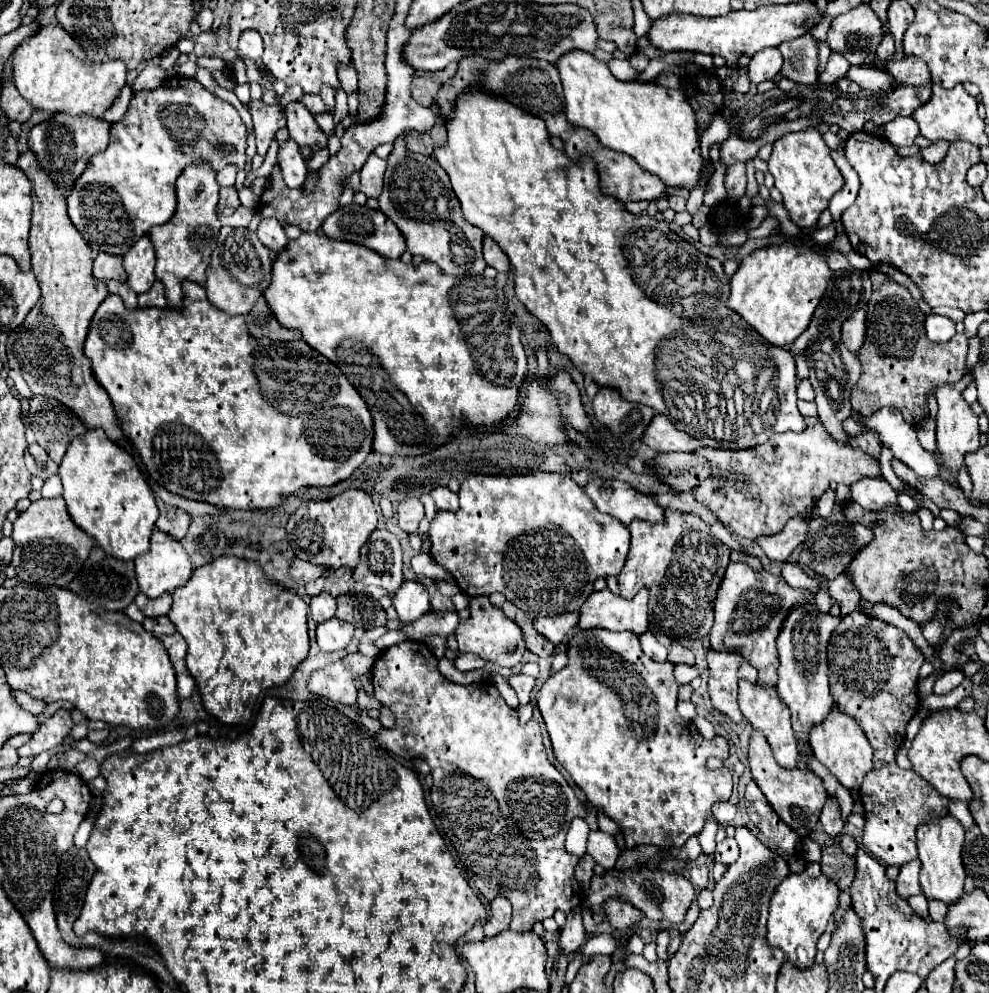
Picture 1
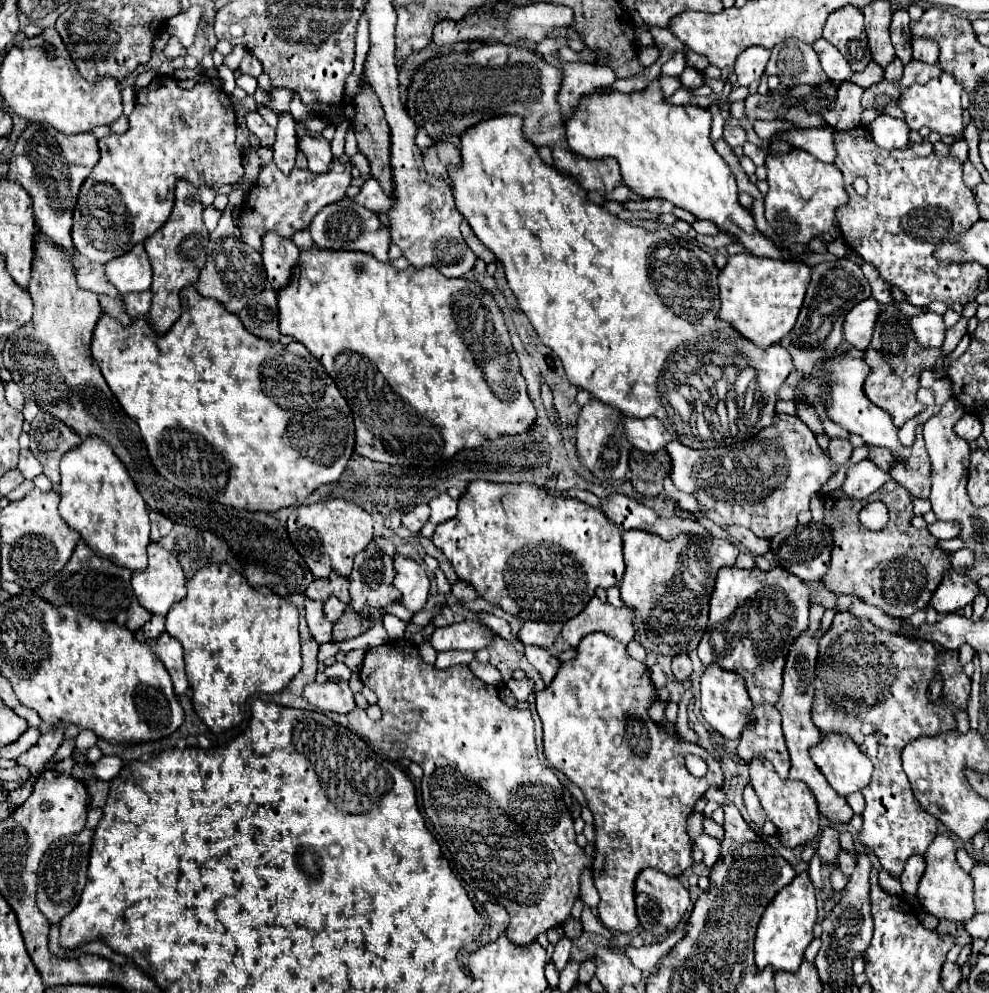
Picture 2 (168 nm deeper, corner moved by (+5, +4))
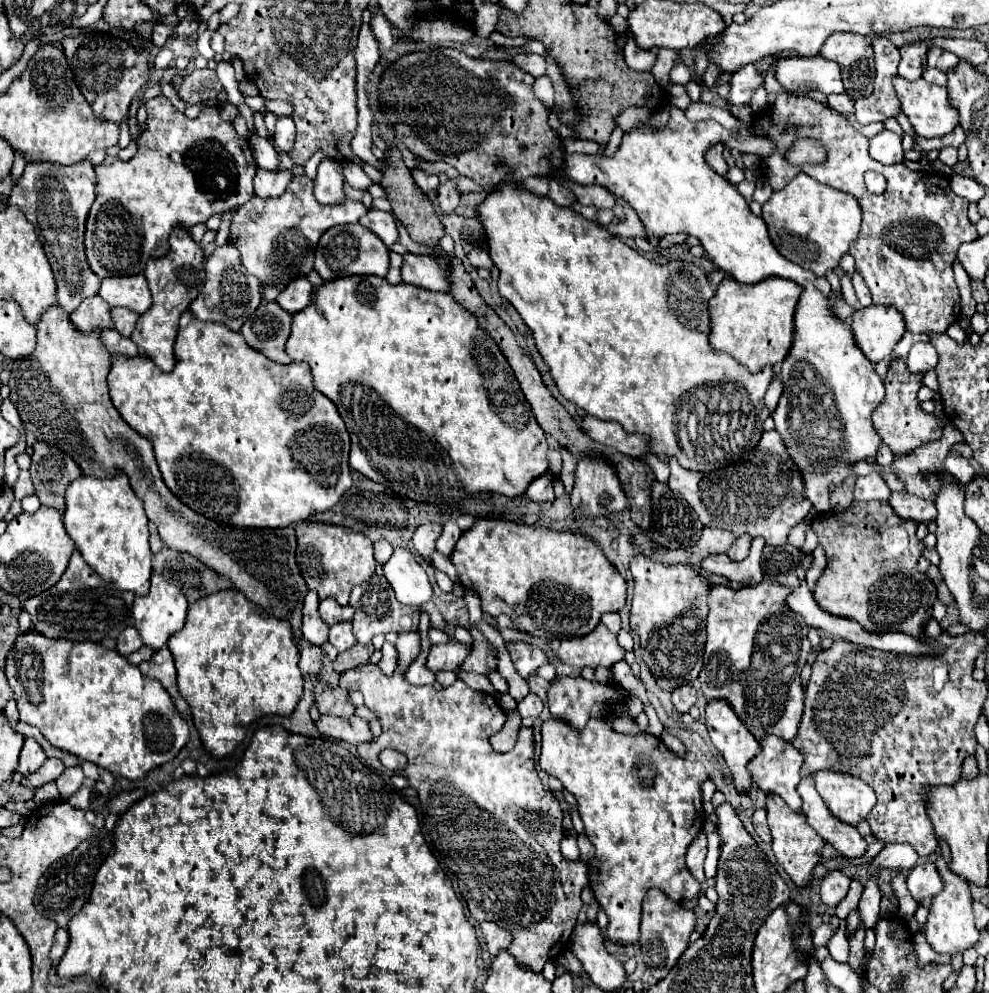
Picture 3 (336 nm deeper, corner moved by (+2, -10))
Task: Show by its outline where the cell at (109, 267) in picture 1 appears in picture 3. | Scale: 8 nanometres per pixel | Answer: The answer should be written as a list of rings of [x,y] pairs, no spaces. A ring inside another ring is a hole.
[[[92,295],[84,299],[78,309],[70,315],[70,321],[80,329],[80,331],[92,331],[92,329],[104,329],[112,327],[112,315],[110,315],[110,305],[100,297]]]

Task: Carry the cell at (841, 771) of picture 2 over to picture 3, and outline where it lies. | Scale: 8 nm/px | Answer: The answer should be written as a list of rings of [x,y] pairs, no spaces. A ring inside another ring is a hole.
[[[818,771],[816,789],[828,809],[842,821],[856,825],[876,805],[876,795],[866,781],[848,773]]]

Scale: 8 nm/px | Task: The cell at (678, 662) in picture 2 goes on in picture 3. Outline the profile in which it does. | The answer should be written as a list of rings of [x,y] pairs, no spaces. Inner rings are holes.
[[[690,683],[676,687],[672,691],[672,703],[680,713],[686,713],[696,703],[696,689]]]

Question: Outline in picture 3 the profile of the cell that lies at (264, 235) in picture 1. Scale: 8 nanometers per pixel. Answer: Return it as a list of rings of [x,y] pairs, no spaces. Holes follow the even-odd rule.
[[[300,275],[298,279],[292,279],[284,289],[282,293],[276,297],[276,303],[280,307],[284,307],[284,311],[290,311],[292,315],[302,311],[302,307],[306,307],[312,299],[312,283],[308,281],[306,275]]]

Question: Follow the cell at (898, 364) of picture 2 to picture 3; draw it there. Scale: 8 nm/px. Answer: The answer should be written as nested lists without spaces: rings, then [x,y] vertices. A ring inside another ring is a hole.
[[[892,359],[890,367],[888,367],[888,373],[884,377],[886,397],[874,409],[872,421],[874,421],[874,427],[876,427],[878,435],[884,439],[884,443],[896,455],[912,451],[914,447],[918,447],[918,443],[924,443],[924,441],[930,441],[930,439],[938,439],[942,435],[942,427],[936,421],[936,417],[932,413],[926,413],[920,407],[920,401],[916,397],[918,389],[922,387],[922,379],[924,379],[924,373],[910,373],[904,359]]]

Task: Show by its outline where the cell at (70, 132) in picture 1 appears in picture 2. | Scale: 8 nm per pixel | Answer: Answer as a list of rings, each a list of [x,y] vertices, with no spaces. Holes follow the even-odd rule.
[[[31,123],[21,133],[9,159],[7,179],[17,181],[31,195],[37,227],[43,235],[47,235],[59,249],[65,249],[65,253],[71,257],[75,255],[75,245],[71,241],[71,221],[79,187],[85,183],[97,161],[99,147],[97,139],[91,133],[65,137],[53,127],[43,127],[39,123]]]

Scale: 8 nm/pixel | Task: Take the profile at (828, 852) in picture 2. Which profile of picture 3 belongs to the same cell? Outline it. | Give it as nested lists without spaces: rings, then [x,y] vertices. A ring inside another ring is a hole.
[[[836,869],[836,871],[828,871],[820,883],[820,897],[822,903],[828,907],[836,907],[848,893],[848,885],[850,879],[844,871]]]

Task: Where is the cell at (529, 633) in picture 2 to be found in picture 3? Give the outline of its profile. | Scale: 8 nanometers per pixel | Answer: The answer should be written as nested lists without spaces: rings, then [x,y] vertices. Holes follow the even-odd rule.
[[[516,641],[516,643],[506,643],[506,645],[508,645],[508,651],[512,655],[512,661],[514,661],[516,671],[524,679],[528,679],[540,665],[548,663],[548,655],[542,649],[532,647],[530,643]]]

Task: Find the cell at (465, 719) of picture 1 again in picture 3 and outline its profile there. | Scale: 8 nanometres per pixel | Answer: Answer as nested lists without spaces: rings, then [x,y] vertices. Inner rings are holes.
[[[406,633],[406,635],[400,635],[398,637],[395,647],[398,651],[398,669],[394,671],[392,677],[386,677],[380,669],[372,667],[372,665],[366,665],[362,669],[350,669],[346,671],[342,677],[340,677],[340,687],[344,689],[352,689],[352,691],[360,691],[364,695],[364,705],[370,707],[374,713],[378,713],[380,717],[380,723],[382,723],[382,735],[370,743],[362,743],[356,747],[356,753],[358,753],[358,759],[362,759],[362,763],[366,763],[366,767],[374,769],[374,771],[384,771],[386,769],[382,767],[382,763],[378,761],[378,753],[386,747],[392,747],[392,749],[398,749],[400,753],[404,753],[408,759],[410,759],[410,769],[404,769],[400,771],[400,775],[404,775],[410,783],[410,787],[414,787],[418,791],[418,797],[420,797],[420,805],[422,805],[422,813],[424,813],[424,835],[426,835],[426,841],[430,843],[430,847],[434,849],[434,855],[438,859],[440,865],[444,865],[442,869],[446,869],[444,873],[448,875],[448,879],[452,881],[452,885],[456,887],[458,895],[466,901],[472,917],[476,921],[494,921],[498,923],[502,929],[510,931],[514,941],[510,943],[510,955],[516,957],[516,961],[520,961],[522,965],[528,965],[530,969],[534,971],[542,971],[544,963],[548,959],[554,959],[558,957],[564,949],[566,949],[566,941],[570,939],[572,935],[572,929],[576,925],[576,917],[578,917],[578,911],[582,907],[582,901],[580,901],[580,891],[588,885],[588,869],[582,861],[570,861],[566,859],[562,853],[560,853],[560,841],[564,839],[564,831],[562,831],[562,809],[560,809],[560,803],[556,801],[554,793],[552,791],[546,791],[538,773],[536,773],[536,767],[534,767],[534,729],[532,727],[520,727],[518,731],[518,739],[516,739],[516,747],[508,753],[498,753],[492,749],[490,745],[490,737],[494,733],[498,733],[502,727],[504,727],[504,721],[506,721],[506,715],[502,711],[502,707],[498,705],[498,701],[494,699],[494,695],[488,695],[488,693],[480,693],[480,691],[474,691],[470,689],[462,679],[456,679],[454,685],[442,689],[442,691],[436,691],[432,685],[410,685],[402,675],[406,671],[406,667],[414,661],[420,654],[421,638],[418,633]],[[424,721],[426,721],[426,737],[424,737],[424,731],[416,733],[416,723],[422,723],[422,729],[424,729]]]

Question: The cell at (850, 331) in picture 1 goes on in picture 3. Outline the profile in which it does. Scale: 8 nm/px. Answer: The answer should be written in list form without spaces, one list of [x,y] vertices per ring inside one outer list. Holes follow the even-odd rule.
[[[864,307],[852,315],[852,333],[862,353],[876,365],[890,357],[894,345],[902,339],[906,327],[894,307]]]

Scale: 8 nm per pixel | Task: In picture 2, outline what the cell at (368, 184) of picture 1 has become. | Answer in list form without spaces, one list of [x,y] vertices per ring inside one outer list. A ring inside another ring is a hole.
[[[373,177],[367,179],[361,187],[361,193],[357,197],[353,197],[353,201],[357,205],[363,205],[367,209],[371,209],[373,213],[381,215],[381,213],[387,213],[387,209],[391,209],[391,201],[389,197],[383,193],[379,181],[375,181]]]

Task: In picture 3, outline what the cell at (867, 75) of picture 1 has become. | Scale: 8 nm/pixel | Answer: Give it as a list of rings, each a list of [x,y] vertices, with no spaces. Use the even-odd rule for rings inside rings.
[[[816,55],[814,59],[804,57],[780,59],[776,63],[774,75],[780,85],[794,93],[822,91],[824,95],[830,95],[846,91],[838,63],[828,61],[822,55]]]

